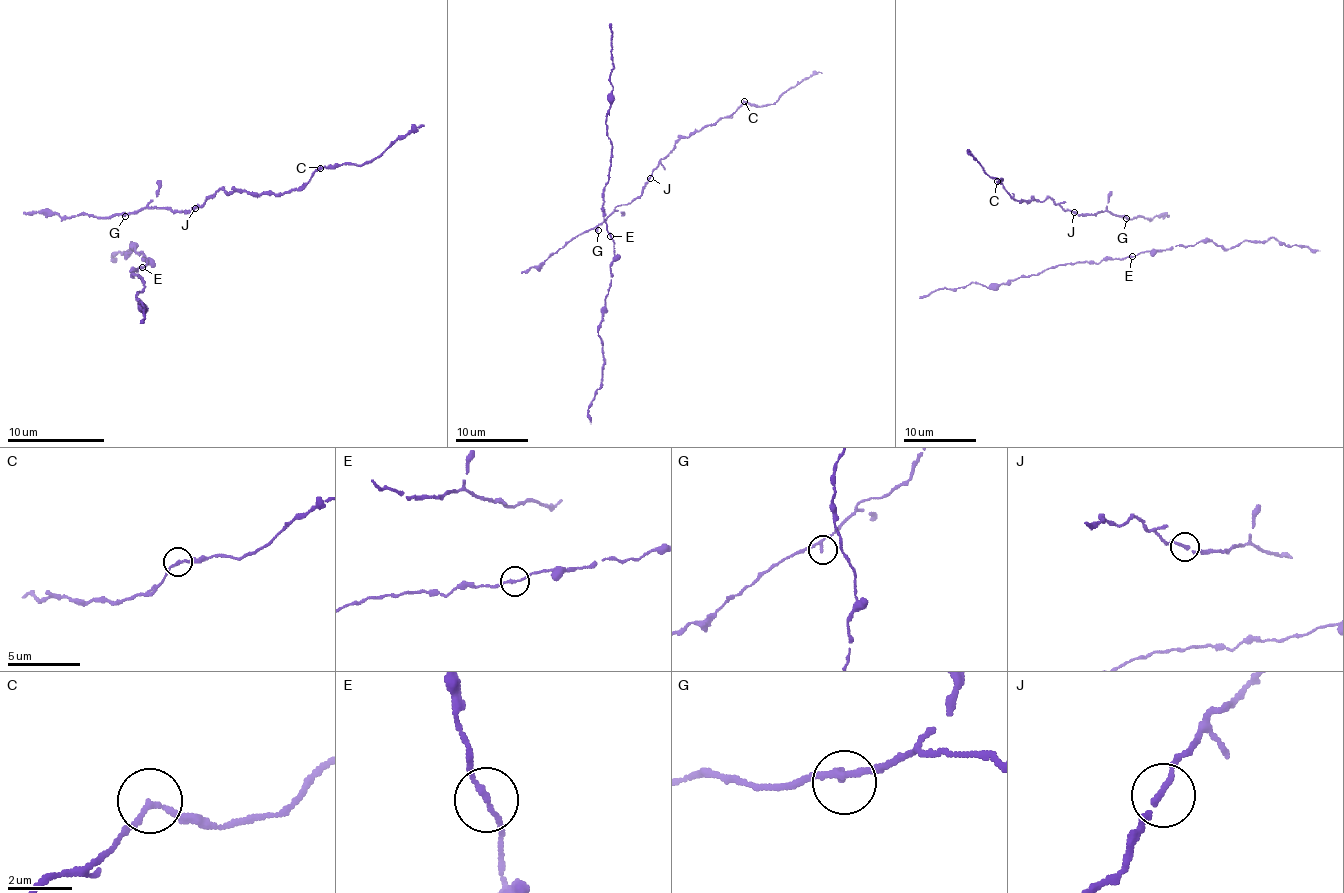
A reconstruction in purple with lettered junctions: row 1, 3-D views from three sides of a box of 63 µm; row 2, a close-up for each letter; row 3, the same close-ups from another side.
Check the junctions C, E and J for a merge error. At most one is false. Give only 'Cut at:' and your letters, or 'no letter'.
Cut at: no letter

